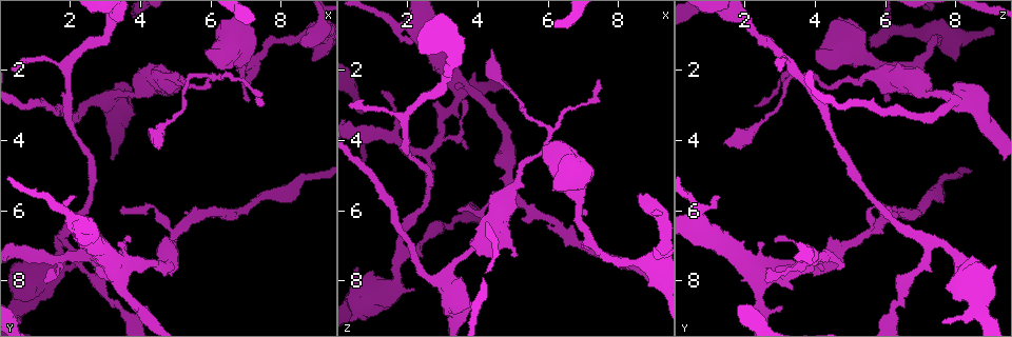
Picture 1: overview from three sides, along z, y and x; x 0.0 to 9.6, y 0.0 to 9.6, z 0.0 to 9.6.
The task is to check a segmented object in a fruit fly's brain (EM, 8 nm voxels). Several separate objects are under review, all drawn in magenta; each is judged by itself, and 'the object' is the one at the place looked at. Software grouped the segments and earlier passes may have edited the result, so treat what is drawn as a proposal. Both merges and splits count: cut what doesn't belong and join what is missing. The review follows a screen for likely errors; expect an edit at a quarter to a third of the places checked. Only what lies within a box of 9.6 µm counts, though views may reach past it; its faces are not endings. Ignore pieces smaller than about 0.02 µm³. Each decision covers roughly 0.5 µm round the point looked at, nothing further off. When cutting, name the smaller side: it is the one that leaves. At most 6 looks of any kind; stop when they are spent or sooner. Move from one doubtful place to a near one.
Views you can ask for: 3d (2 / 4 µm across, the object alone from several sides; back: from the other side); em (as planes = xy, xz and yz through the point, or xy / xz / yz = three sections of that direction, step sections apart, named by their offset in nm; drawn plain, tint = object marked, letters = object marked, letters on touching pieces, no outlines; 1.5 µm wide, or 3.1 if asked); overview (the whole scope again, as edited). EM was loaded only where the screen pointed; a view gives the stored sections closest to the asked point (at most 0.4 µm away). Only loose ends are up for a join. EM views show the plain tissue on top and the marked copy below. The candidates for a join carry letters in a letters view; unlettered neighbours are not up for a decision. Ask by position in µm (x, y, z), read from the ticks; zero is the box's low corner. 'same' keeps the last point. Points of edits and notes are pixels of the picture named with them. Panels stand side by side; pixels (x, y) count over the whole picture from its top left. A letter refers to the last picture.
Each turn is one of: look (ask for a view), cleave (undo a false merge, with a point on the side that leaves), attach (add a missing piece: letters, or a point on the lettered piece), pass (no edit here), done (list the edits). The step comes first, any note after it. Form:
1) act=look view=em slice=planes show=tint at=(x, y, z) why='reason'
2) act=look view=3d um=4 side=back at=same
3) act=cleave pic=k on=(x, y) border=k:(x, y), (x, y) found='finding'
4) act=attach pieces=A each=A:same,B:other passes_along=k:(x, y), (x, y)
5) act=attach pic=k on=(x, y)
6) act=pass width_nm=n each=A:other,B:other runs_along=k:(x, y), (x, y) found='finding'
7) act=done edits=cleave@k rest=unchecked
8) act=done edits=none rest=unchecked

act=look view=em slice=xz step=4 show=tint at=(4.80, 3.60, 2.45)

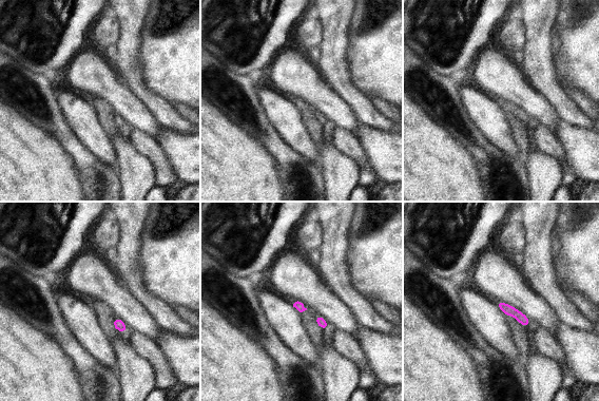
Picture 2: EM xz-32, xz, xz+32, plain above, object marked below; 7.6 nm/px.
act=look view=em slice=xy step=4 show=letters at=same

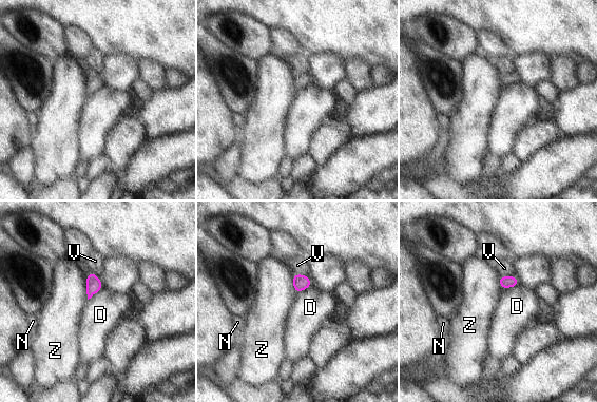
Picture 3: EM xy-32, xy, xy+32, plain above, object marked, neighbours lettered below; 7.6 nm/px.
act=pass each=D:other,N:other,V:other,Z:other border=3:(518, 284), (501, 289) found='continuous, no second cell'

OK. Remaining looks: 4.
act=look view=em slice=yz step=4 show=tint at=(8.60, 1.20, 5.60) why='branch stops here'

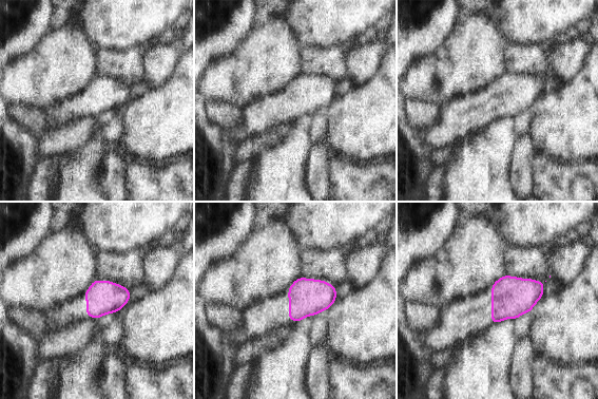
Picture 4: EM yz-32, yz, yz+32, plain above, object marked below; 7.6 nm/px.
act=look view=em slice=planes show=tint at=same why='another direction'

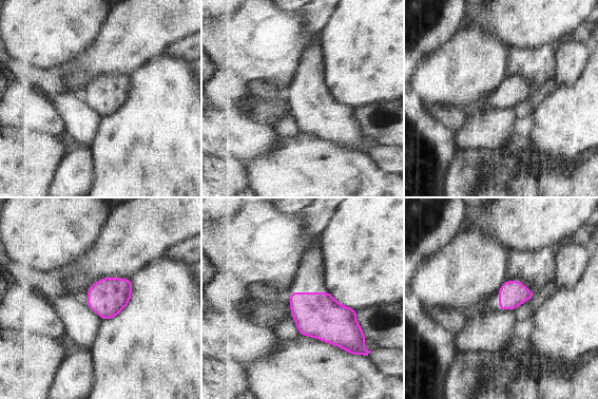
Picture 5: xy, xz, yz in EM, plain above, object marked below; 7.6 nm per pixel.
act=look view=em slice=planes show=letters at=same

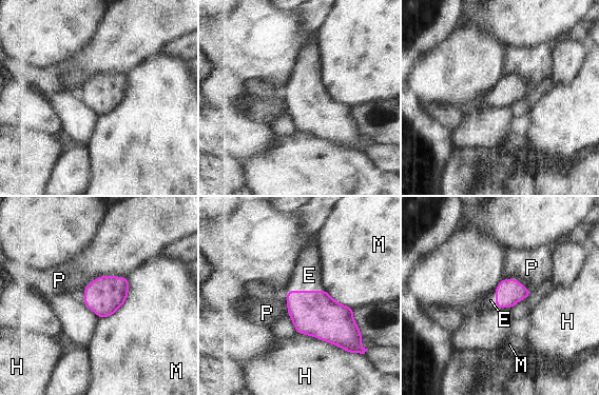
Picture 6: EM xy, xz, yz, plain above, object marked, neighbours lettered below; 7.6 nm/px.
act=attach pieces=E each=E:same,H:other,M:other,P:other found='the cell continues'

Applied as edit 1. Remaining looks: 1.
act=done edits=attach@6 rest=unchecked

